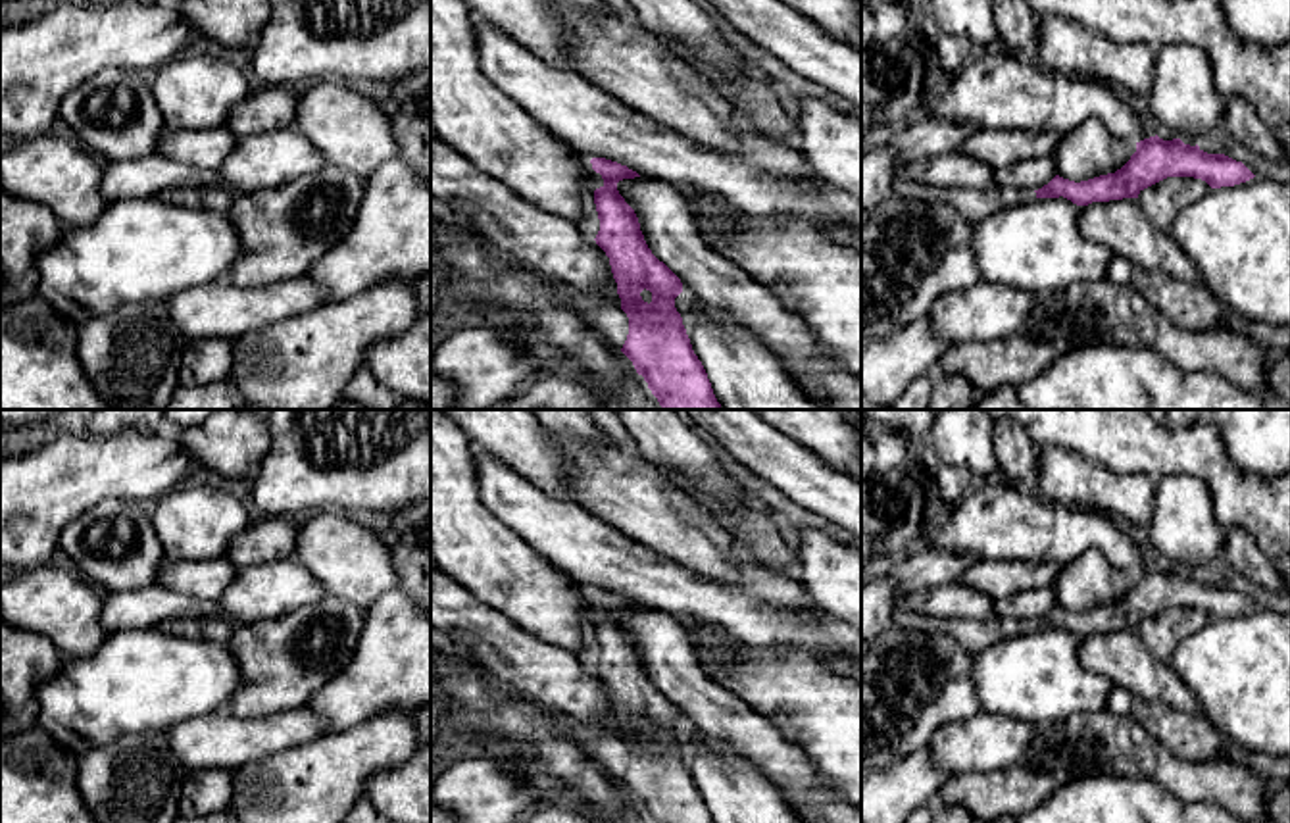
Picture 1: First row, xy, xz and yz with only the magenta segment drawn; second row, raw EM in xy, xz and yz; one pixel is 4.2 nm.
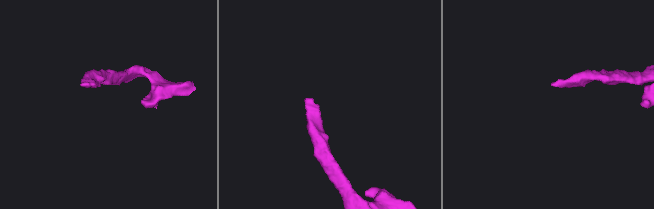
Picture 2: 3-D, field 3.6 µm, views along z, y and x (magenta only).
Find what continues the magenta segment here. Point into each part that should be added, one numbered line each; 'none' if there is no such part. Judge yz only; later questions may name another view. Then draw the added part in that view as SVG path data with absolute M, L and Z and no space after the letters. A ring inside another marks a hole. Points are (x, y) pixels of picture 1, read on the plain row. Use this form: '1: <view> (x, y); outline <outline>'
1: yz (973, 635); outline M905 604L892 611L890 625L921 629L921 631L940 631L950 635L967 652L977 654L979 650L992 646L1000 640L1013 638L1017 635L1036 629L1034 621L1011 619L990 615L986 619L938 619L925 617L911 611Z

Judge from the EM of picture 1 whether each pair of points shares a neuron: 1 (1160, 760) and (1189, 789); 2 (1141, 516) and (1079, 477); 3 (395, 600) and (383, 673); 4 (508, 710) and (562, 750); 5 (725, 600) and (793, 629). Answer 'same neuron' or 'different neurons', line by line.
1: same neuron
2: same neuron
3: same neuron
4: same neuron
5: same neuron

